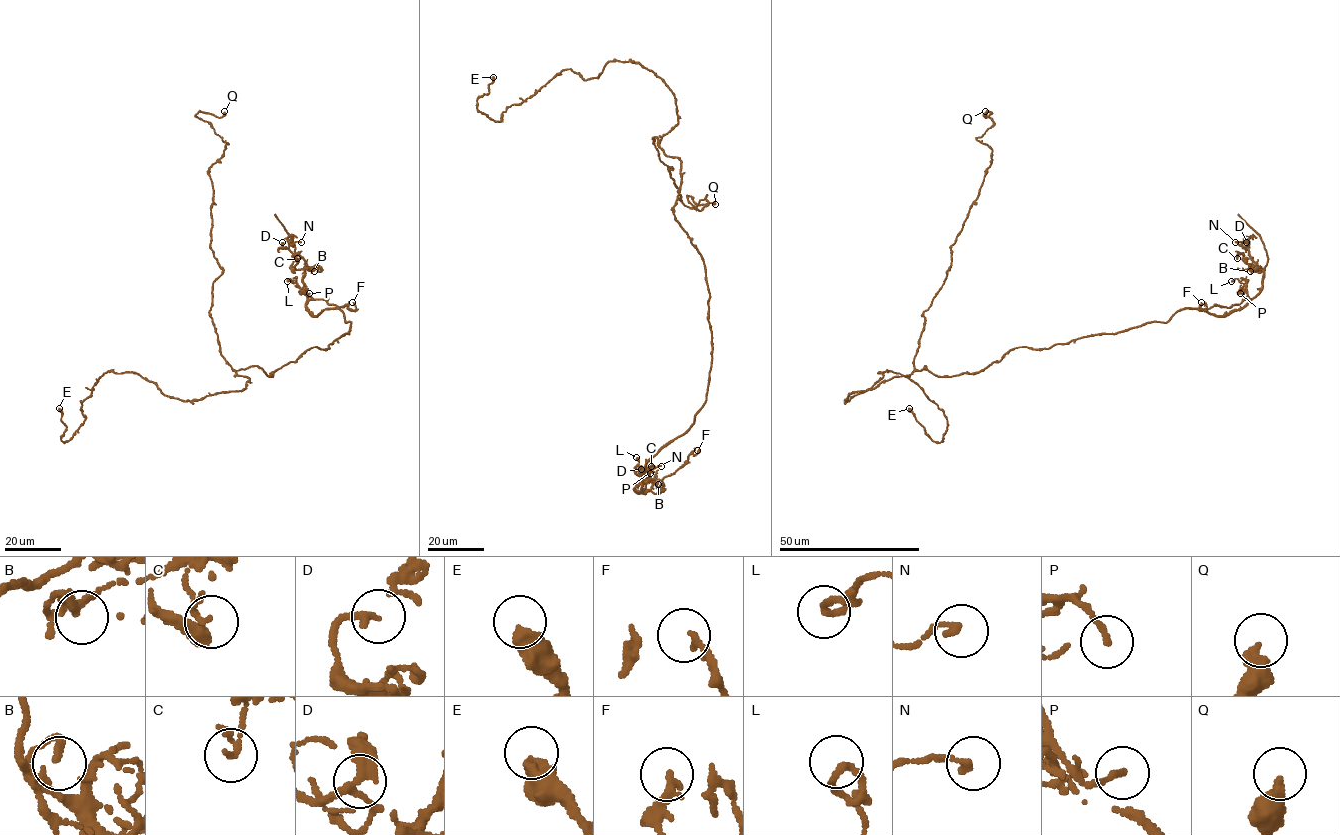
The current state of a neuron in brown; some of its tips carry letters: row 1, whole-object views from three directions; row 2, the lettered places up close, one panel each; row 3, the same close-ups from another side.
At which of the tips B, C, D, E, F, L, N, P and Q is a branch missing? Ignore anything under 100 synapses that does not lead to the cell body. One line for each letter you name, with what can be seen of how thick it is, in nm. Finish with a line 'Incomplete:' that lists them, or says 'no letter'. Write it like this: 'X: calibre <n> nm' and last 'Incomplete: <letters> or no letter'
Incomplete: no letter

